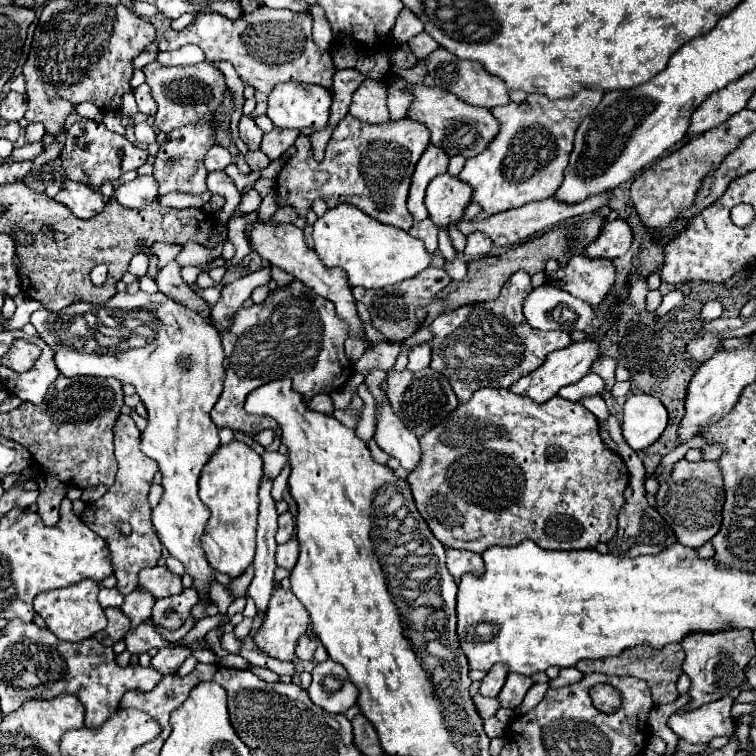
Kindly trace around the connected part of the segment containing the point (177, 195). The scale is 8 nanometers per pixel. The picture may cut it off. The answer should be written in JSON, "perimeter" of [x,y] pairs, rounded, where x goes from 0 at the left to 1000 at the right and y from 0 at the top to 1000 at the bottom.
{"perimeter":[[[228,254],[228,257],[220,257],[220,259],[209,259],[206,265],[212,267],[212,272],[241,278],[241,275],[267,275],[270,270],[278,267],[278,259],[280,259],[278,254],[270,254],[270,257],[265,257],[265,259],[241,257],[241,254]]]}

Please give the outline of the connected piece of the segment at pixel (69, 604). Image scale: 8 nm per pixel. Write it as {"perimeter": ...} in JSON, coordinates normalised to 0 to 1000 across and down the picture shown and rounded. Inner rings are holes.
{"perimeter":[[[108,767],[106,772],[95,772],[90,778],[77,778],[77,780],[63,780],[53,783],[45,791],[45,807],[53,812],[69,839],[74,839],[79,847],[87,849],[106,849],[114,844],[122,844],[127,836],[132,836],[143,820],[138,815],[135,802],[130,799],[130,772],[124,767]]]}

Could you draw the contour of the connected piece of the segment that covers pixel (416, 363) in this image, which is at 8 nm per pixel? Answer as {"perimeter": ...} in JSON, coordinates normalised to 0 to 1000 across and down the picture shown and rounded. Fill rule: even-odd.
{"perimeter":[[[561,452],[556,458],[545,460],[545,468],[540,471],[540,489],[550,492],[550,489],[561,489],[569,484],[569,474],[571,471],[571,458],[569,452]]]}

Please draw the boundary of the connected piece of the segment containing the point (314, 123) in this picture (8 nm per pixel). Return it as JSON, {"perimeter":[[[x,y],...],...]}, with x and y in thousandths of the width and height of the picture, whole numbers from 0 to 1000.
{"perimeter":[[[378,108],[365,111],[354,124],[352,153],[368,169],[413,169],[426,172],[437,156],[439,127],[431,116]]]}

